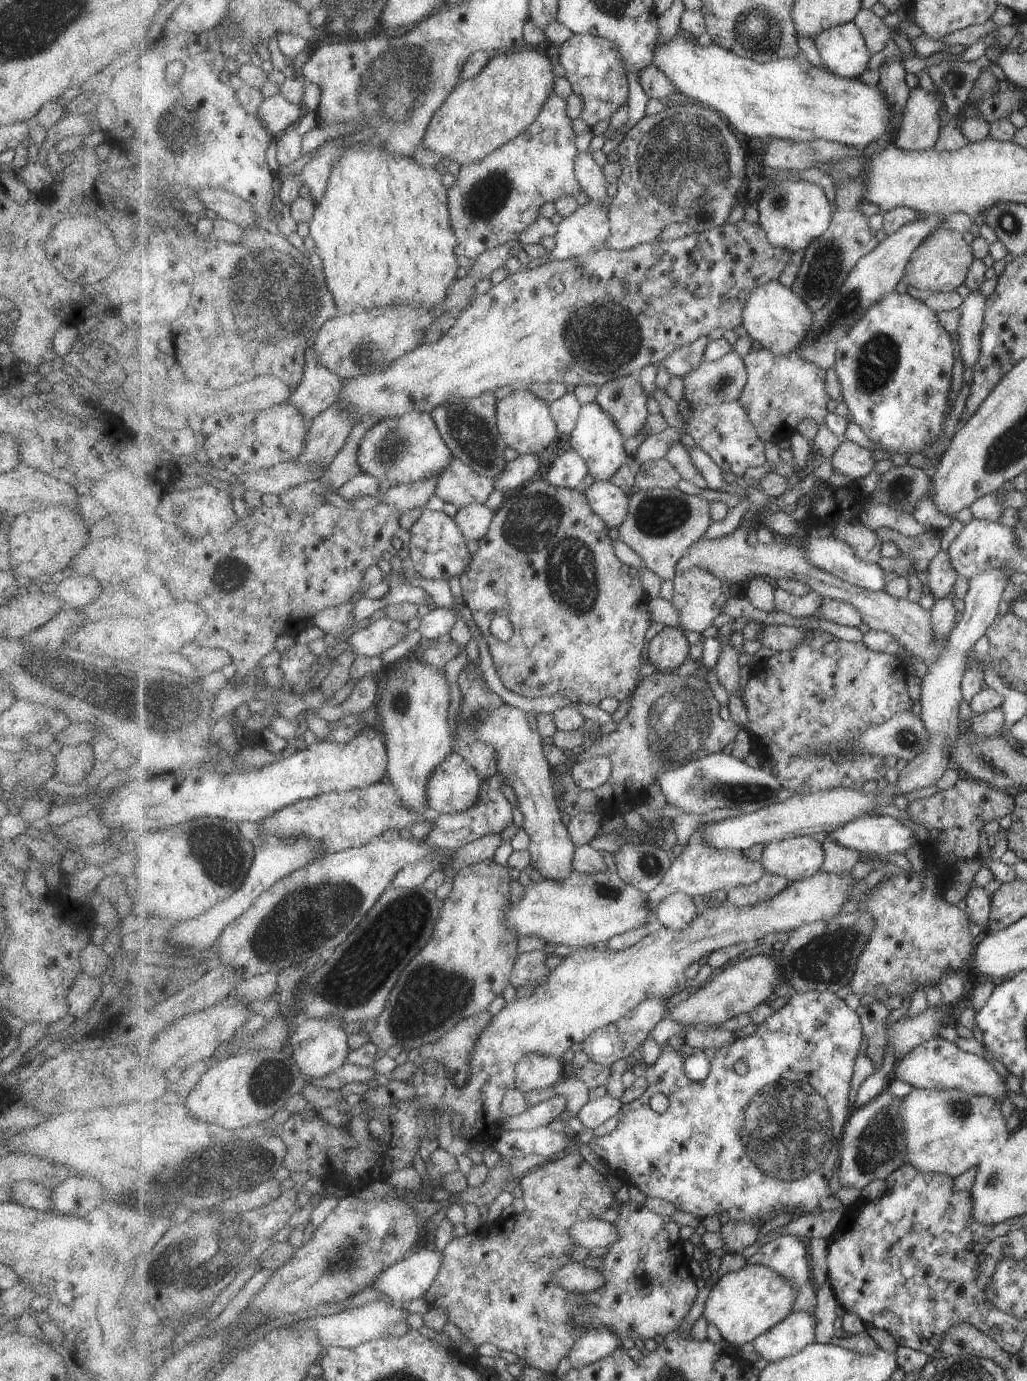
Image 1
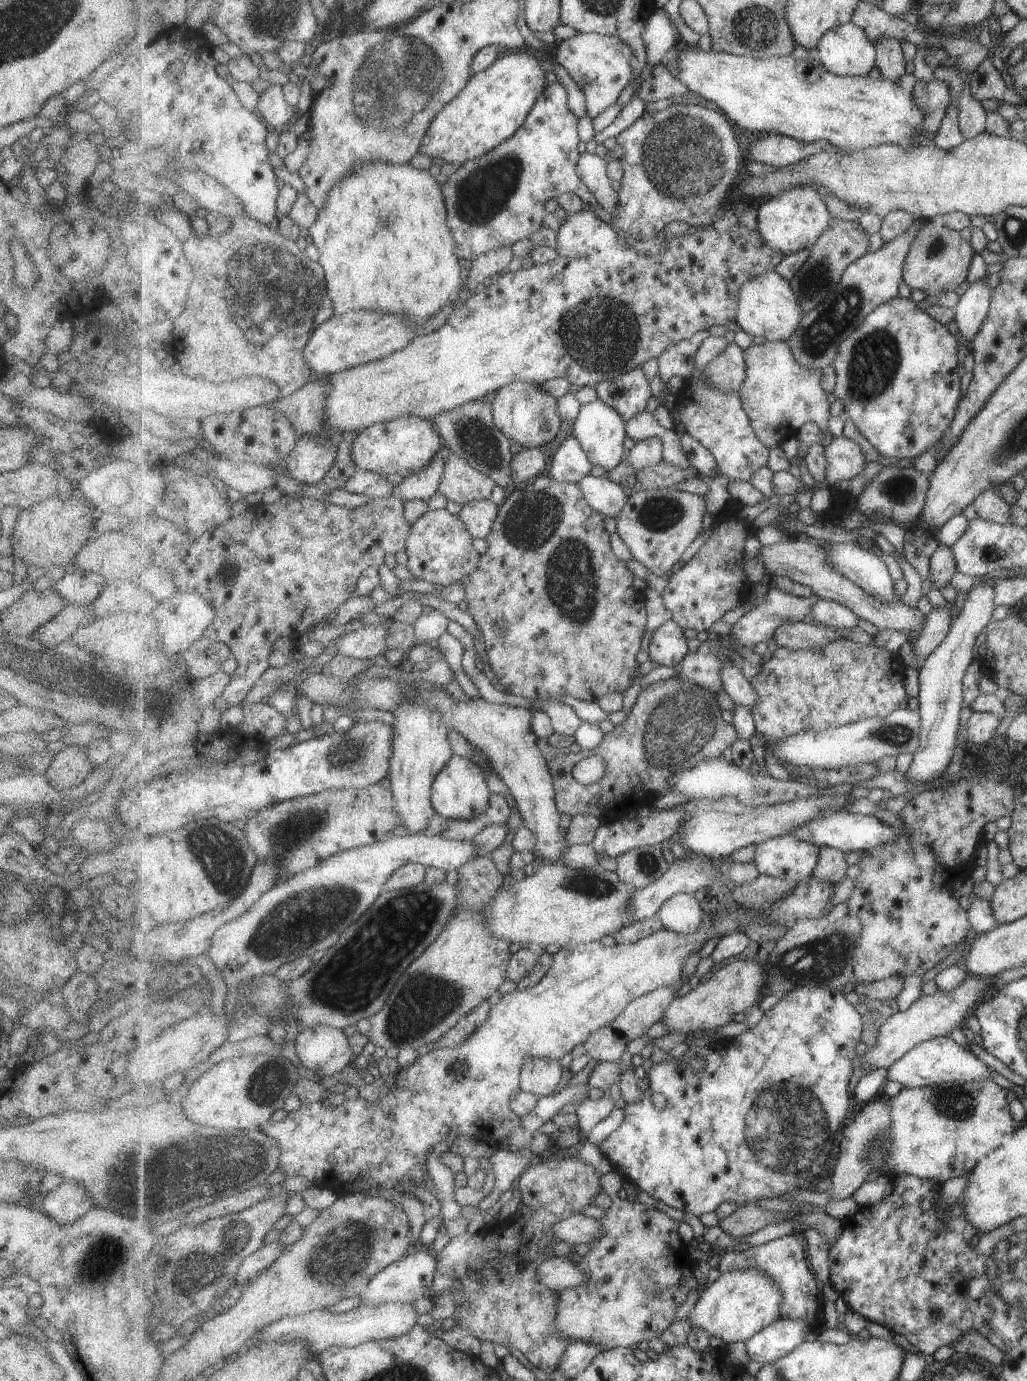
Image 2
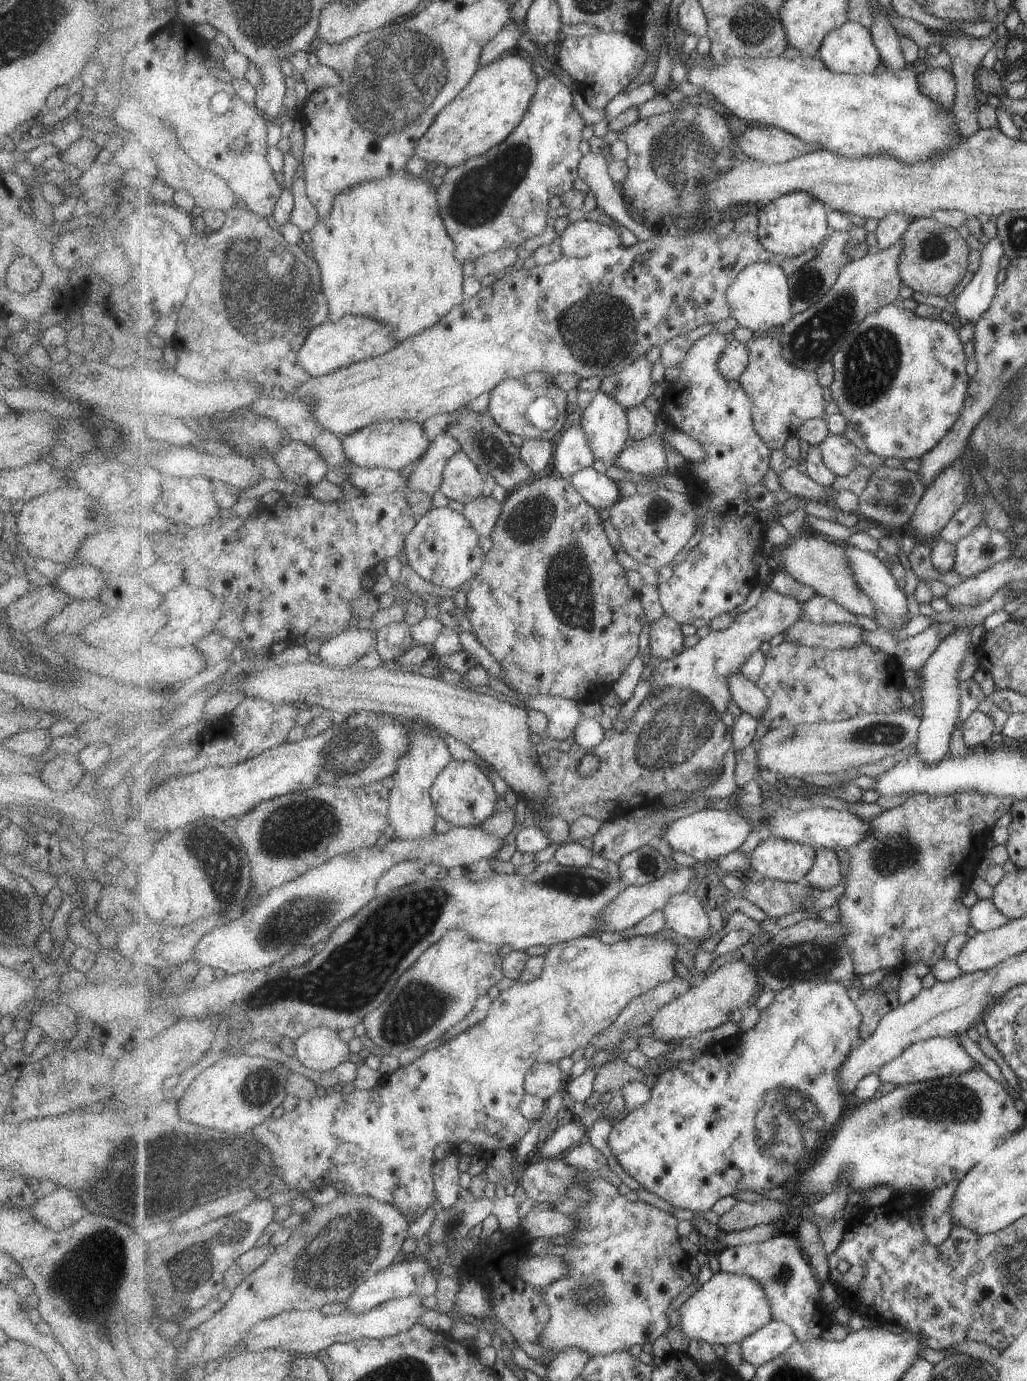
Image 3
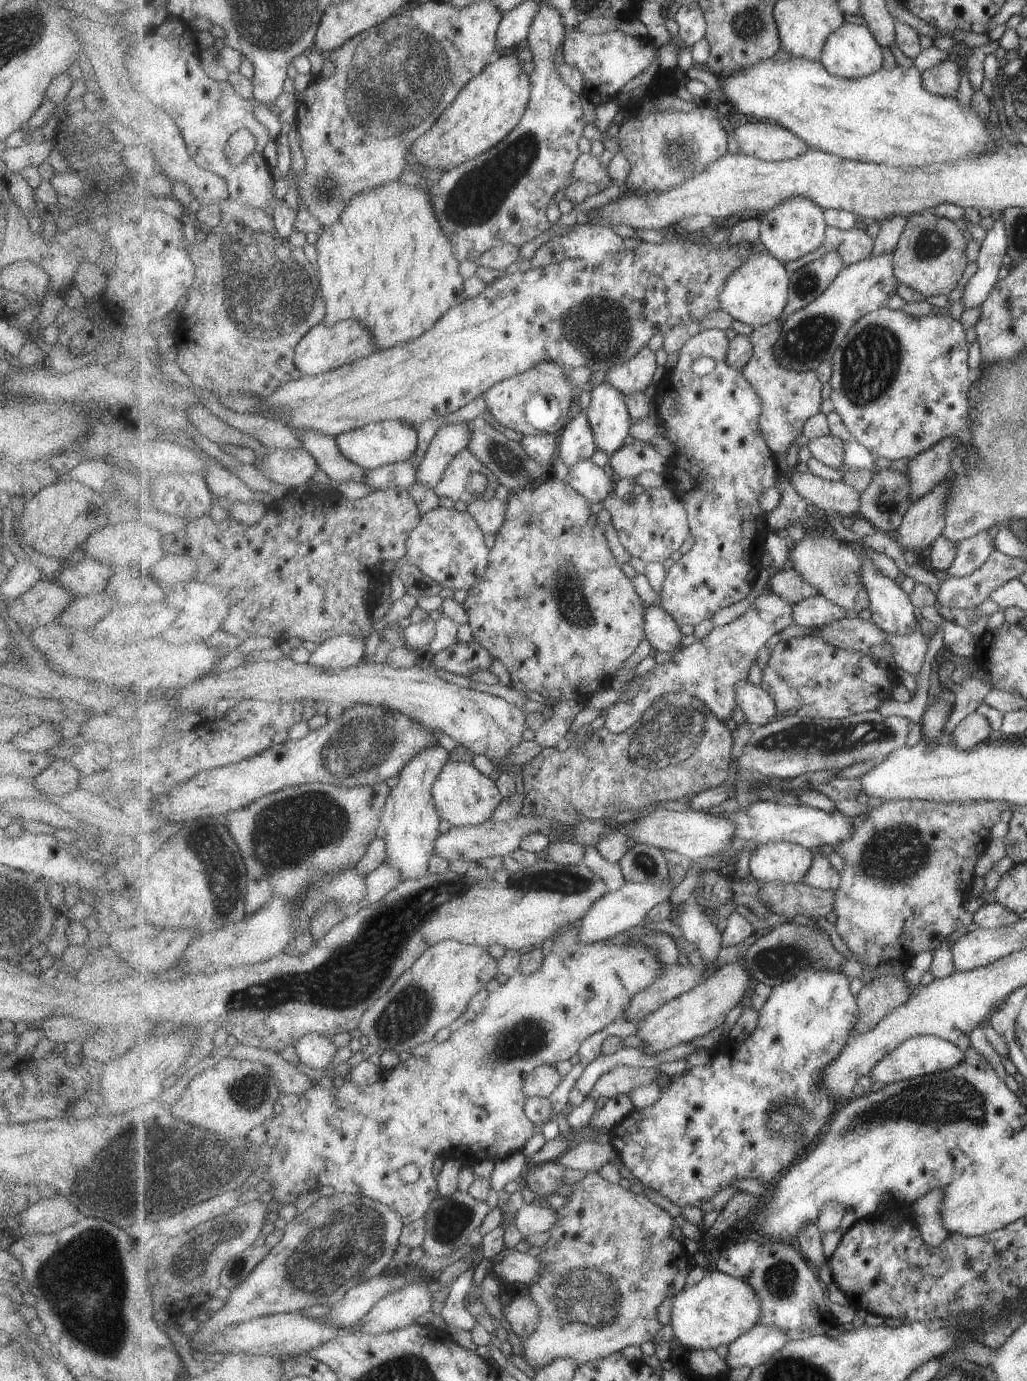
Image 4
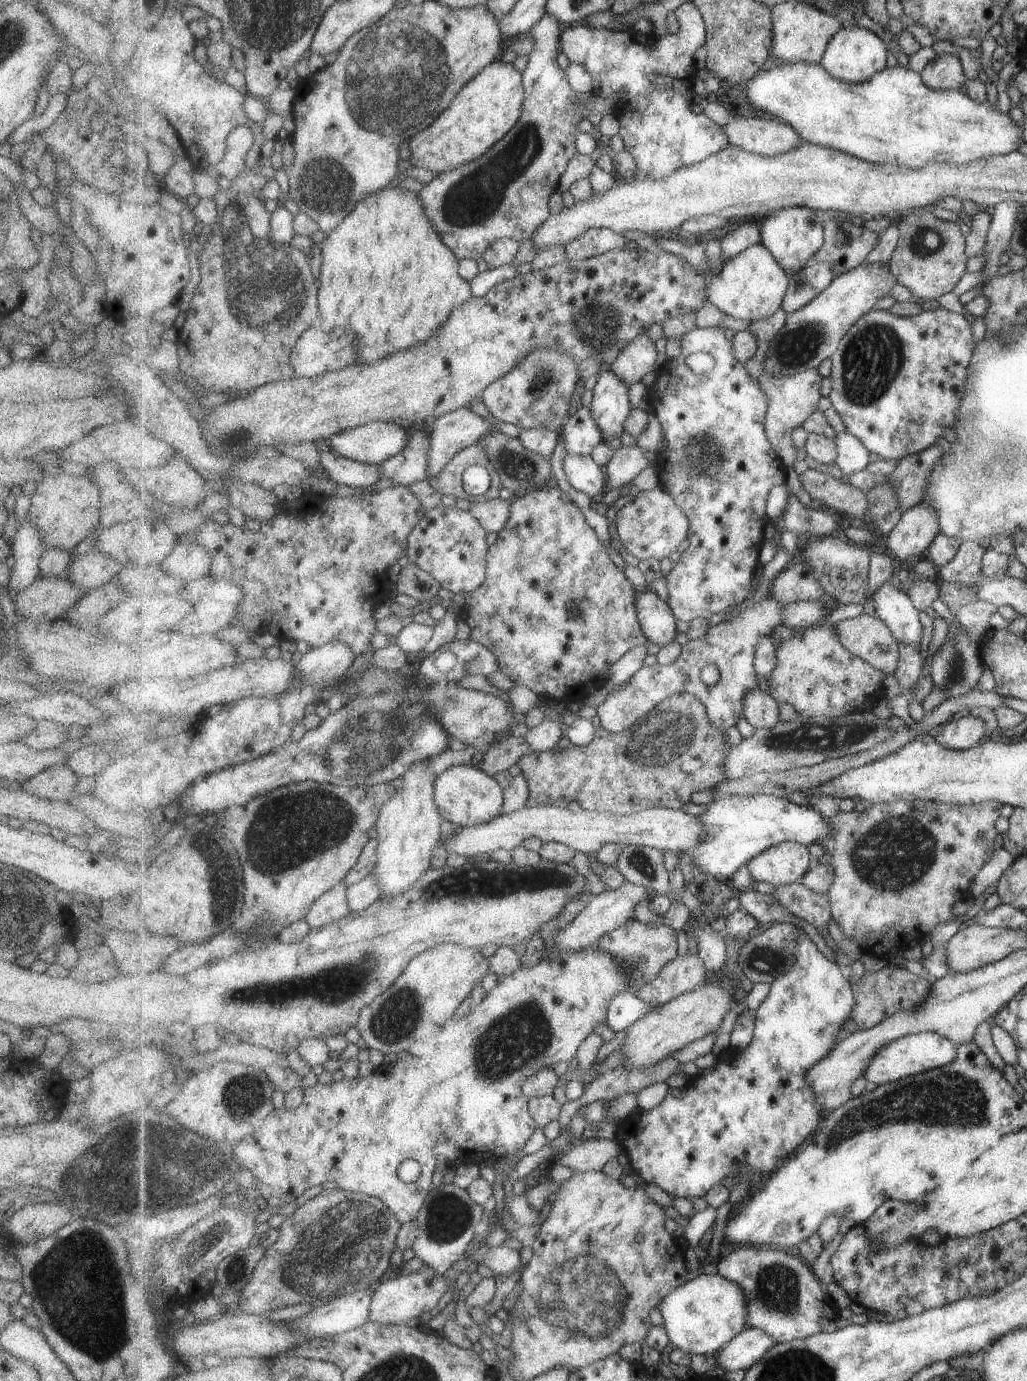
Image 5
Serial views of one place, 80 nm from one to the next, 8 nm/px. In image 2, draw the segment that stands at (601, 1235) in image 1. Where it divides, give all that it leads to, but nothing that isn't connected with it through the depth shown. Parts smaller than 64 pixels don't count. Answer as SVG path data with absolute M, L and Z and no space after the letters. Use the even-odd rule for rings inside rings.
M581 1213L558 1222L552 1233L559 1242L564 1241L571 1245L594 1243L603 1234L599 1219Z

